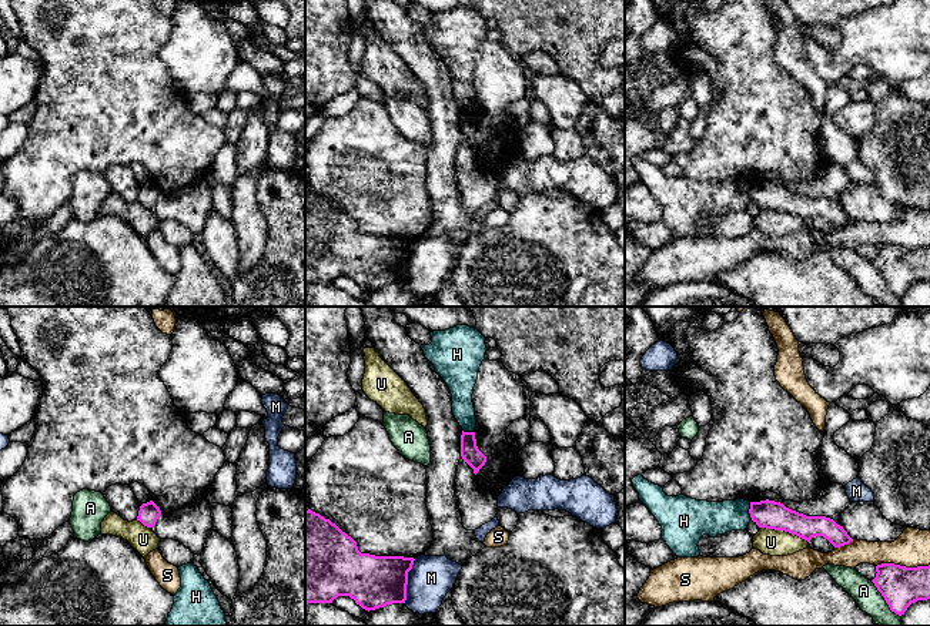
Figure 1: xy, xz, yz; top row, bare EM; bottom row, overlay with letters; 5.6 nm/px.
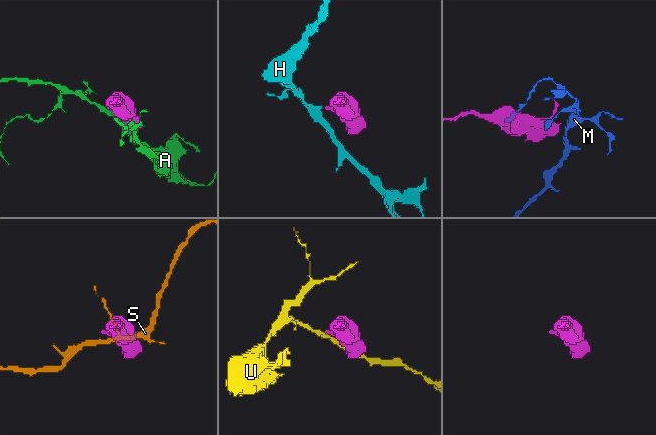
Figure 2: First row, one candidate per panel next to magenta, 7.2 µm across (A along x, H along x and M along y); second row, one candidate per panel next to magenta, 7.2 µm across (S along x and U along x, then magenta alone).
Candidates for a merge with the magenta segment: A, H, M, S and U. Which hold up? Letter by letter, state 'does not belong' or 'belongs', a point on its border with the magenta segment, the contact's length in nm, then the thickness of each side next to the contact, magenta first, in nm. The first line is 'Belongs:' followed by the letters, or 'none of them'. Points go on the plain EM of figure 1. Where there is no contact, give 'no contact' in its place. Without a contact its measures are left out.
Belongs: none of them
A: does not belong; meets magenta in yz at (885, 280); contact 260 nm long; 240 nm thick on the magenta side, 140 nm on the other
H: does not belong; meets magenta in yz at (749, 191); contact 110 nm long; 160 nm thick on the magenta side, 190 nm on the other
M: does not belong; meets magenta in xz at (407, 263); contact 260 nm long; 300 nm thick on the magenta side, 240 nm on the other
S: does not belong; meets magenta in yz at (902, 247); contact 300 nm long; 240 nm thick on the magenta side, 200 nm on the other
U: does not belong; meets magenta in yz at (785, 211); contact 280 nm long; 160 nm thick on the magenta side, 150 nm on the other

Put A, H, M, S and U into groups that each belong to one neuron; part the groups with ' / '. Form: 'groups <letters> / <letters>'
groups A / H / M / S / U

